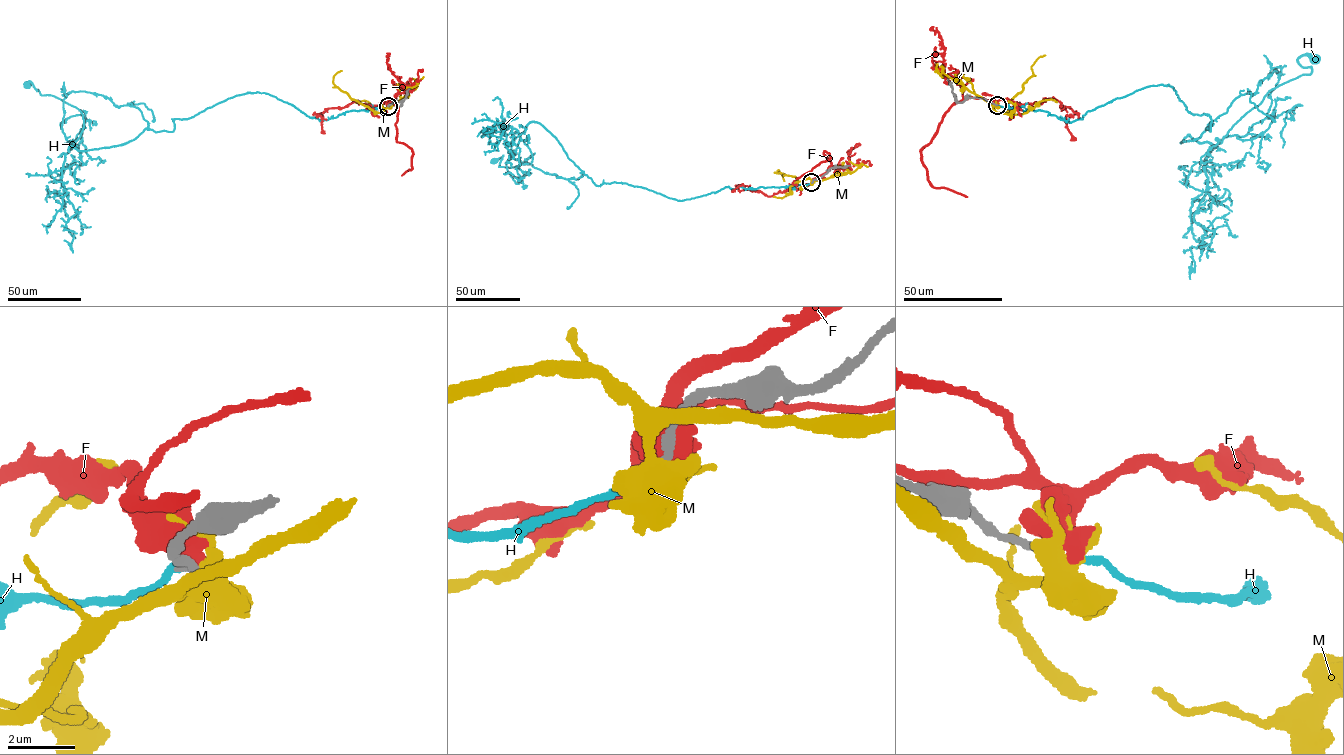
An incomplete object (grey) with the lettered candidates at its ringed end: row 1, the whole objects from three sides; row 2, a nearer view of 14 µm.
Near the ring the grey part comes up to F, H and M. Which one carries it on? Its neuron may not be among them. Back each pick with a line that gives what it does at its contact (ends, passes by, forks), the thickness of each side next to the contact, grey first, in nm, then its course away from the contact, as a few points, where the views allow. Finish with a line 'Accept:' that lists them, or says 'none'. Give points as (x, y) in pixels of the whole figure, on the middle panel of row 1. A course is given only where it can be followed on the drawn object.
H: it ends there; 220 nm thick on the grey side, 220 nm on the other; it runs (812, 182), (726, 186), (681, 200), (626, 183), (597, 186), (533, 121), (520, 135), (531, 164), (494, 161)
Accept: H

